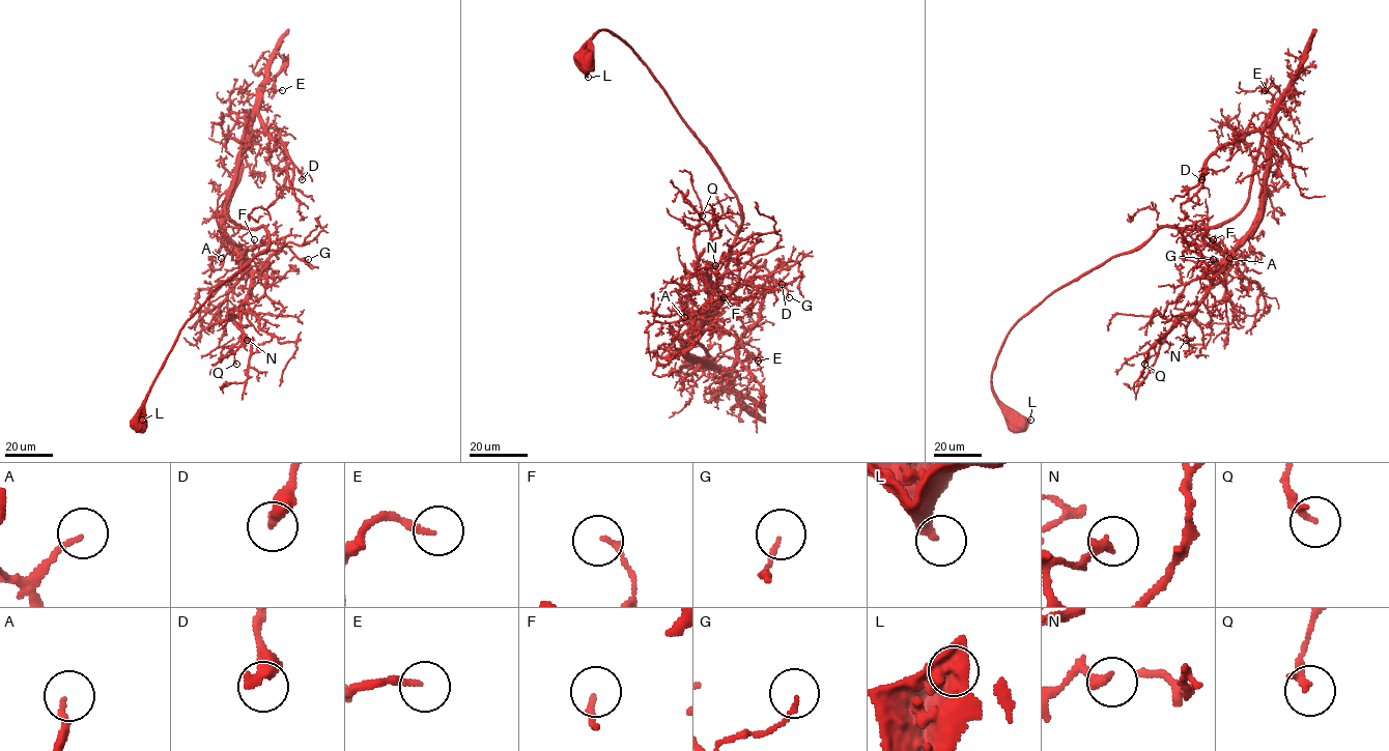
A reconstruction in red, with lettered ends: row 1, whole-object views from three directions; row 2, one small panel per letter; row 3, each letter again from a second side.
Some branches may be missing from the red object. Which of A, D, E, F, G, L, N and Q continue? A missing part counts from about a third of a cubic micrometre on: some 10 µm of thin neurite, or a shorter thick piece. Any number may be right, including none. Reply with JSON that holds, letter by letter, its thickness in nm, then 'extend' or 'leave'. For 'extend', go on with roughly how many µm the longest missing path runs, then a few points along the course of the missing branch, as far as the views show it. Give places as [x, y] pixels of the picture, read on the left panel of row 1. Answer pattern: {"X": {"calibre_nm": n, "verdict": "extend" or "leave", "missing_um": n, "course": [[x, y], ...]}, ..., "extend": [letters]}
{"A": {"calibre_nm": 140, "verdict": "leave"}, "D": {"calibre_nm": 440, "verdict": "leave"}, "E": {"calibre_nm": 170, "verdict": "leave"}, "F": {"calibre_nm": 150, "verdict": "leave"}, "G": {"calibre_nm": 120, "verdict": "leave"}, "L": {"calibre_nm": 420, "verdict": "leave"}, "N": {"calibre_nm": 280, "verdict": "leave"}, "Q": {"calibre_nm": 200, "verdict": "leave"}, "extend": []}

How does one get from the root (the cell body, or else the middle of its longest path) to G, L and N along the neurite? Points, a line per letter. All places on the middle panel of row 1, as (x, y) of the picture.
G: (586, 58), (599, 30), (626, 42), (737, 199), (688, 331), (718, 369), (688, 353), (750, 277), (789, 297)
L: (586, 58), (583, 64), (588, 77)
N: (586, 58), (599, 30), (626, 42), (737, 199), (688, 331), (718, 369), (688, 353), (715, 265)

